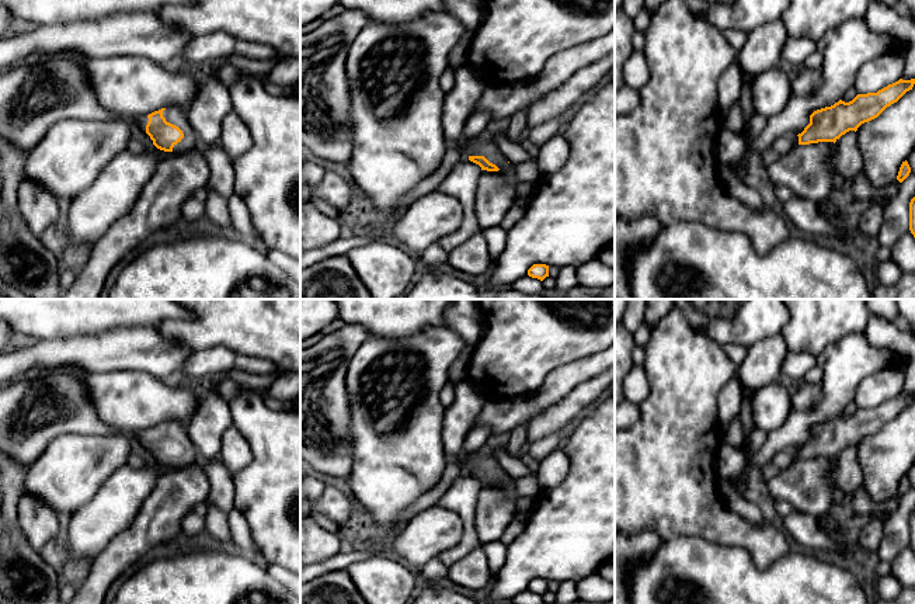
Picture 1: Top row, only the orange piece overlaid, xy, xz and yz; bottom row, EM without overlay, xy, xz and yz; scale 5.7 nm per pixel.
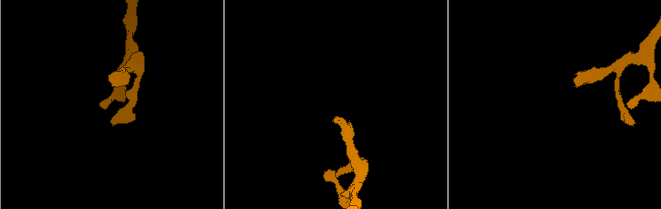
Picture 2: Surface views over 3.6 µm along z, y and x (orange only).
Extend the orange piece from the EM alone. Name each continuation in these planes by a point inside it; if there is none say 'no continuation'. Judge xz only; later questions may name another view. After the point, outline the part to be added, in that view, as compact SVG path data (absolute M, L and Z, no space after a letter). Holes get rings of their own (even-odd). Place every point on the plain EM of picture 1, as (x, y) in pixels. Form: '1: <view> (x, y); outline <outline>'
1: xz (472, 461); outline M460 452L455 461L459 461L467 471L484 471L490 478L498 483L508 479L507 472L501 468L494 455L476 452Z

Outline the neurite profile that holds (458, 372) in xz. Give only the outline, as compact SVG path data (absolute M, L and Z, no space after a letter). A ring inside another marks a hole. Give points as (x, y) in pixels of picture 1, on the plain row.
M467 344L467 347L460 351L452 368L449 369L449 381L460 382L466 379L466 371L473 354L473 347L473 344Z

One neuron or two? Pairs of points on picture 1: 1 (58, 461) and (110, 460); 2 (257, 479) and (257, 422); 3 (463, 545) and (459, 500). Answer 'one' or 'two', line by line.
1: one
2: one
3: one

